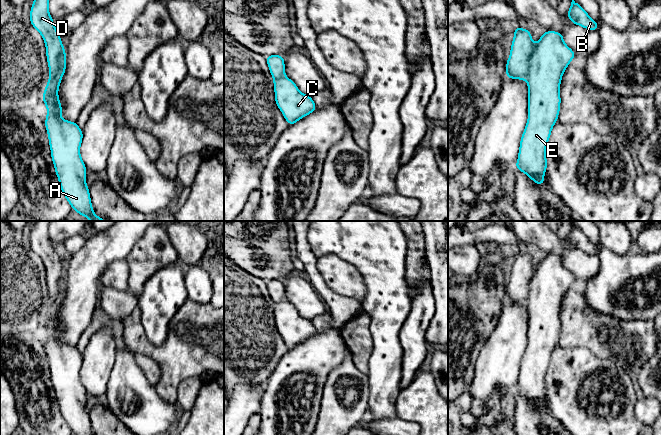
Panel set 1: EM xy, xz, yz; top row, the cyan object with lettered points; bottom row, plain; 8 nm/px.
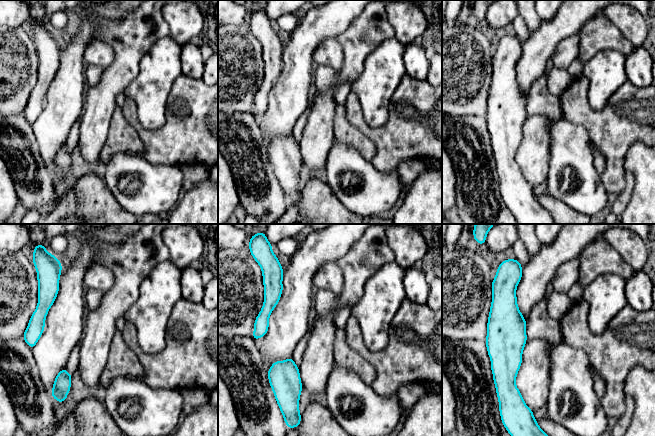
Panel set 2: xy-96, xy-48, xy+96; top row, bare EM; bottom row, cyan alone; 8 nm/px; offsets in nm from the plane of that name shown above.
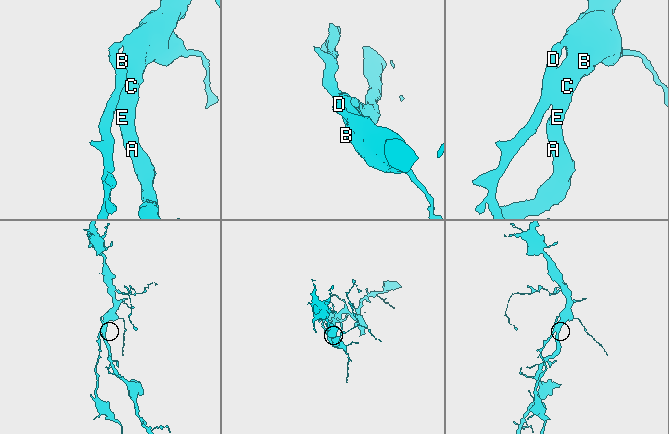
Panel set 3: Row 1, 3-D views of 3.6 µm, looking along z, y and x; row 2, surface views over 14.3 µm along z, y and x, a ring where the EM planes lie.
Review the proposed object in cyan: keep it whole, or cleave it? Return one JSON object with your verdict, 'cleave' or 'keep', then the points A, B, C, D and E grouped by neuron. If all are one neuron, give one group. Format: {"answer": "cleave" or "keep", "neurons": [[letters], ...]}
{"answer": "keep", "neurons": [["A", "B", "C", "D", "E"]]}

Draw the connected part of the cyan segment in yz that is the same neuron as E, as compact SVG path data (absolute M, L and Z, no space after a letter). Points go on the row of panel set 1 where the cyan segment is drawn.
M515 27L510 56L506 63L506 77L526 80L528 85L528 120L520 140L515 167L531 178L536 185L545 183L544 174L547 170L545 151L552 128L559 116L560 83L564 71L575 57L575 52L565 44L562 33L546 31L538 43L534 44L529 30Z

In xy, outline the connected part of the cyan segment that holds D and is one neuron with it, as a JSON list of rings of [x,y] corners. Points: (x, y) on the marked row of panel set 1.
[[[34,0],[30,23],[43,37],[49,66],[49,80],[42,101],[47,108],[45,127],[51,158],[60,188],[72,209],[90,221],[105,221],[95,215],[86,185],[87,169],[80,155],[83,131],[77,122],[63,120],[61,117],[62,105],[58,90],[66,71],[66,53],[53,21],[49,14],[49,0]]]

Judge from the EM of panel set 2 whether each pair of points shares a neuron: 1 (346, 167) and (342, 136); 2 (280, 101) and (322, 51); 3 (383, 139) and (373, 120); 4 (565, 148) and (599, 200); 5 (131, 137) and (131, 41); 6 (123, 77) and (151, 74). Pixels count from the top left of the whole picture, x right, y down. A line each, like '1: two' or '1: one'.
1: two
2: two
3: two
4: one
5: two
6: two

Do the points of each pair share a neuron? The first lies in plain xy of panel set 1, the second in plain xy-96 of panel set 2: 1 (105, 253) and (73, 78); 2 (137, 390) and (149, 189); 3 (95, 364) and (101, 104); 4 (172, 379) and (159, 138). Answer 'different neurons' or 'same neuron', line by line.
1: same neuron
2: same neuron
3: same neuron
4: same neuron

